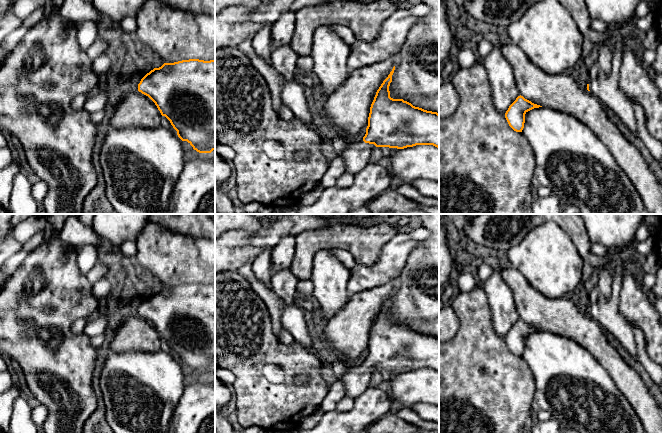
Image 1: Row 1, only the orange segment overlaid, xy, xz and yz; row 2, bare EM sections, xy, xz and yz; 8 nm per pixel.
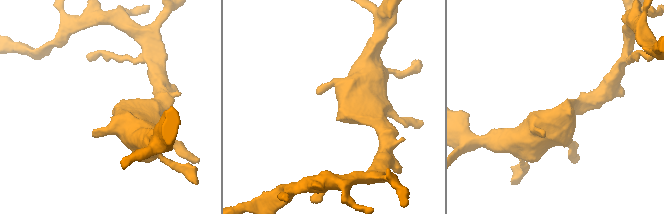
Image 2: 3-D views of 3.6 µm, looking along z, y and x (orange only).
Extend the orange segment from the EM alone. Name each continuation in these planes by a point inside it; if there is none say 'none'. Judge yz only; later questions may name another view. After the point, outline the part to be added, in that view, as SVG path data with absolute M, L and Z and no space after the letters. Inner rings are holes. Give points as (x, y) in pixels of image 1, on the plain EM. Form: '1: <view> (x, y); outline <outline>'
1: yz (606, 313); outline M622 263L611 268L611 296L607 300L600 300L598 303L590 305L589 314L605 333L613 335L630 355L637 357L633 327L619 311L619 296L624 270L625 268Z

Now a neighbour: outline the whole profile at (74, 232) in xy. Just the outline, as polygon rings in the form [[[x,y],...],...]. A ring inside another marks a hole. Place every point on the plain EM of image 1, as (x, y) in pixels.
[[[79,215],[70,216],[62,229],[53,235],[46,235],[43,243],[49,243],[54,239],[73,245],[77,249],[85,245],[99,246],[99,237],[95,234],[92,226],[83,224]]]

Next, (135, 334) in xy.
[[[139,315],[123,318],[111,340],[110,350],[123,352],[158,352],[162,339],[155,327]]]

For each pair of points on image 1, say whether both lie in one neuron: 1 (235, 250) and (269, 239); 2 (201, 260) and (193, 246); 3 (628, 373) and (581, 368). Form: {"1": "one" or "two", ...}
{"1": "one", "2": "one", "3": "two"}

